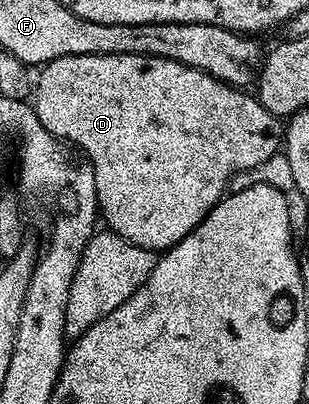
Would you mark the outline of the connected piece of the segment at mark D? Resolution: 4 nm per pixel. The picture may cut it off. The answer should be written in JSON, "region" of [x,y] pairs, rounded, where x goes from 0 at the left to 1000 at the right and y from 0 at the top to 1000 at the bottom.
{"region":[[[201,136],[165,156],[136,158],[129,176],[139,178],[129,181],[126,198],[117,193],[107,205],[107,262],[133,309],[181,344],[269,364],[282,381],[278,401],[307,433],[330,550],[337,542],[346,550],[337,554],[388,587],[498,626],[524,626],[560,604],[583,601],[709,505],[738,470],[748,441],[767,428],[819,418],[871,399],[871,389],[906,381],[922,322],[919,297],[906,287],[867,280],[822,233],[748,215],[634,166],[586,161],[586,151],[547,151],[534,141],[492,136]]]}

